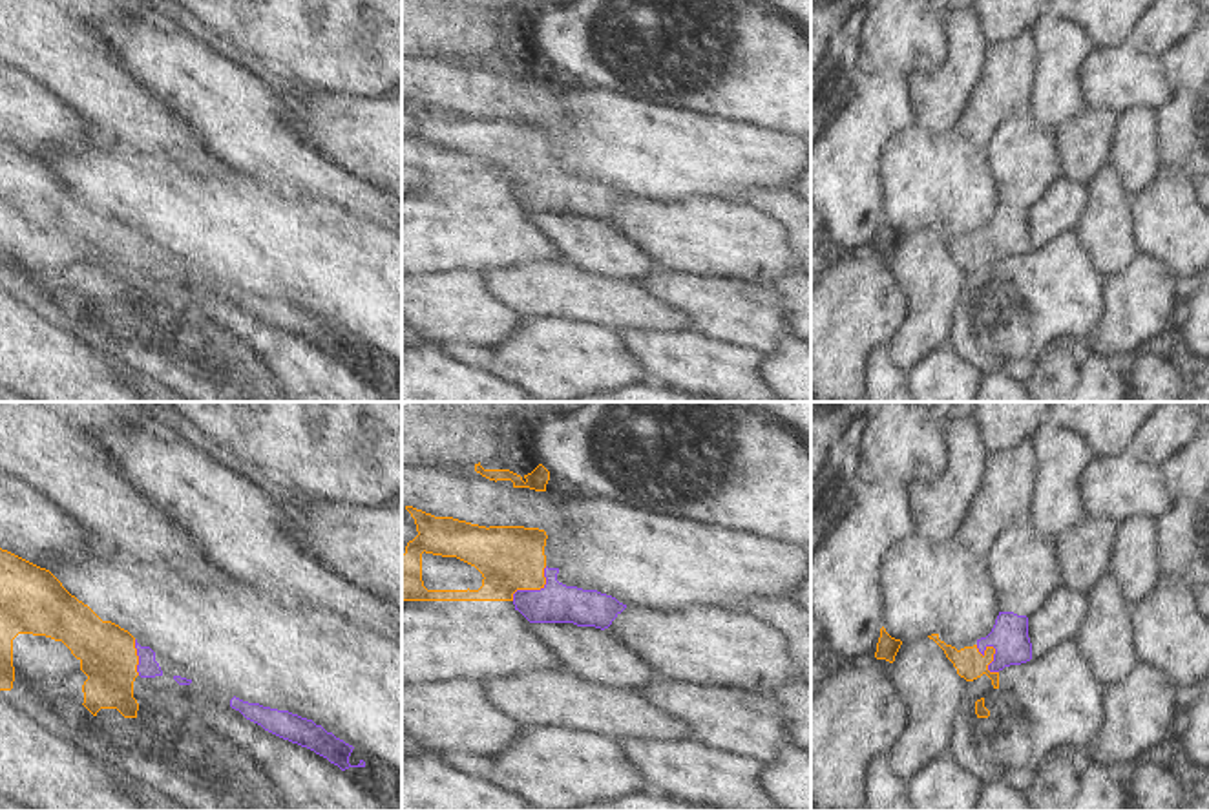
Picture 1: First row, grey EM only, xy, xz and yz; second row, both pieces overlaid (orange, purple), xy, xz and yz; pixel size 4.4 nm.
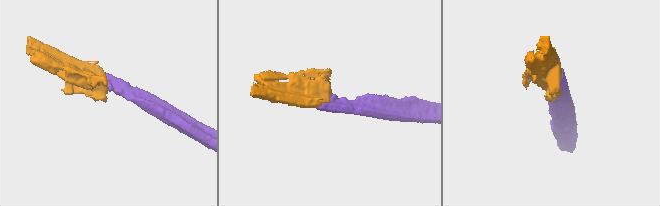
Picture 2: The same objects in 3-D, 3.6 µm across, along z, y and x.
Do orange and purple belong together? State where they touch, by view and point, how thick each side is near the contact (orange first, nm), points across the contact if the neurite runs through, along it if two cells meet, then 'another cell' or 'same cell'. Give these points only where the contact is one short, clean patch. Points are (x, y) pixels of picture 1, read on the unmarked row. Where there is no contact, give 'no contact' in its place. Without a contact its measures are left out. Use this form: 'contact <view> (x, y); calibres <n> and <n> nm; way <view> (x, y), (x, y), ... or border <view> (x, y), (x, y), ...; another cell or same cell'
contact yz (994, 243); calibres 140 and 160 nm; way yz (970, 254), (994, 243), (1009, 227); same cell

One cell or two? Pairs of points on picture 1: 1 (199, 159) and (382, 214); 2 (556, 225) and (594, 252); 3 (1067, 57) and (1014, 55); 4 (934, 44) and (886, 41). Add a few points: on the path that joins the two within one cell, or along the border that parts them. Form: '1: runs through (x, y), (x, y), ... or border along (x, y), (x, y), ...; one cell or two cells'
1: border along (196, 134), (232, 174); two cells
2: runs through (565, 229), (585, 243); one cell
3: border along (1029, 33), (1034, 42), (1036, 59), (1032, 97); two cells
4: runs through (923, 41), (897, 41); one cell

